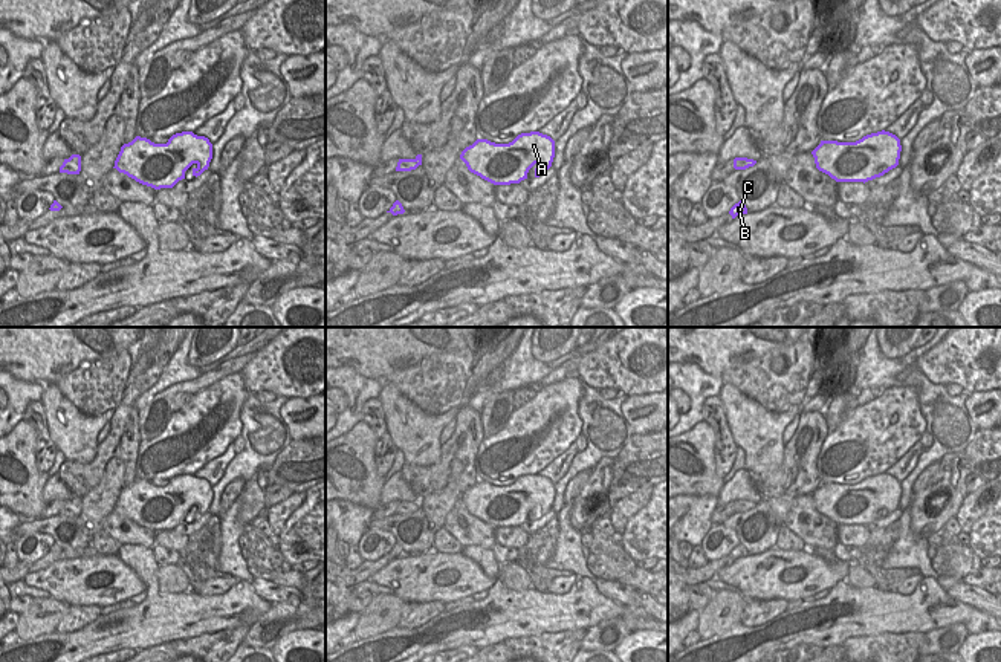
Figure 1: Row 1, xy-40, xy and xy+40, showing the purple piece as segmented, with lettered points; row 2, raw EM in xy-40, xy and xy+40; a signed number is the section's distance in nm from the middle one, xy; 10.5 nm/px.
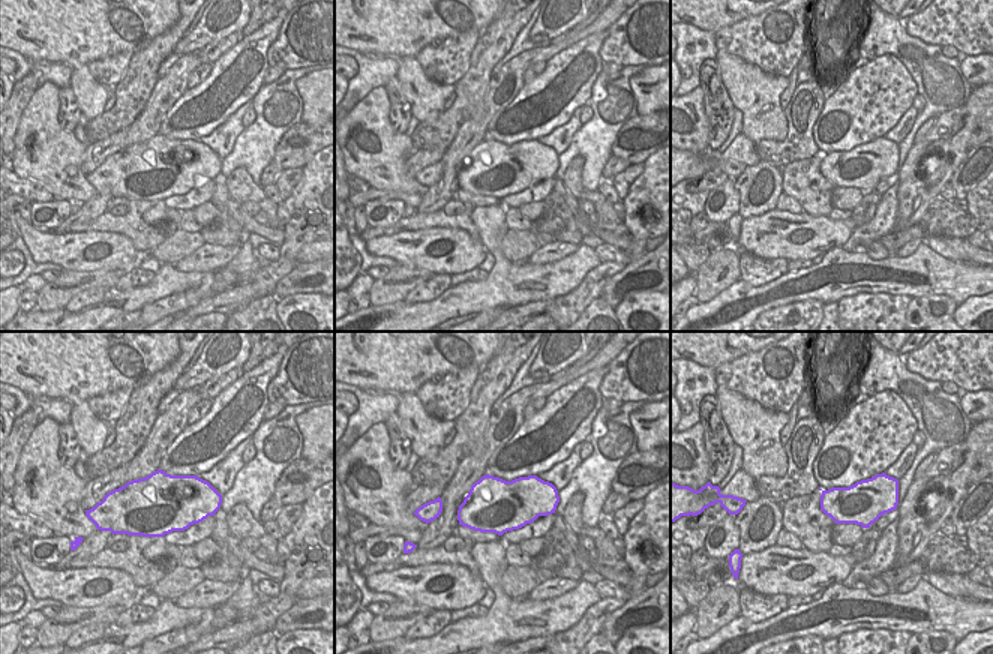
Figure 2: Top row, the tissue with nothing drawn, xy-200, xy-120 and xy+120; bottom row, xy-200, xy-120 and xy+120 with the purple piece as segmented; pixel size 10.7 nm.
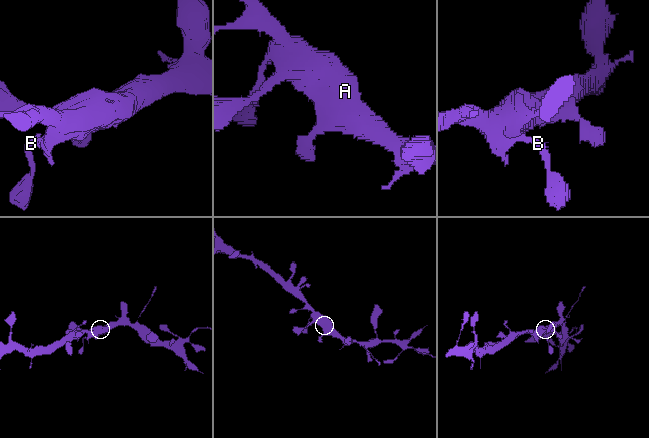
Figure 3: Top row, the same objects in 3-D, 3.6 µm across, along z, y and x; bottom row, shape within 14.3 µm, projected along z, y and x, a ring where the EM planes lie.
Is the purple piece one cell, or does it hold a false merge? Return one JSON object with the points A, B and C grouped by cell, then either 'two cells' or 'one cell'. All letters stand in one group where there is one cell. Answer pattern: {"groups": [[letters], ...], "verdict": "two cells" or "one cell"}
{"groups": [["A", "B", "C"]], "verdict": "one cell"}

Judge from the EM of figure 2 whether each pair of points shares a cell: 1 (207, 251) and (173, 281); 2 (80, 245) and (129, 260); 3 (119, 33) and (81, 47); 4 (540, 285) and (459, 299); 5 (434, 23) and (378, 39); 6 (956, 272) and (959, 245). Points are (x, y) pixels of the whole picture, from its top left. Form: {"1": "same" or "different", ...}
{"1": "different", "2": "same", "3": "same", "4": "same", "5": "same", "6": "different"}

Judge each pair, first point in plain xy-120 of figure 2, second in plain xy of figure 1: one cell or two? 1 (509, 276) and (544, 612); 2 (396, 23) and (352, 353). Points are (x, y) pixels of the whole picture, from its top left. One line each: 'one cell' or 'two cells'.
1: one cell
2: one cell

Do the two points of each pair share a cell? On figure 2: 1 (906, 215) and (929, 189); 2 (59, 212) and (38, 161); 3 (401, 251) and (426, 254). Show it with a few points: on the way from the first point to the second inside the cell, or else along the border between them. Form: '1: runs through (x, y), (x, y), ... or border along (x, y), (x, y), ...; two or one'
1: runs through (911, 209), (923, 195); one
2: border along (57, 198), (68, 201); two
3: runs through (407, 251), (420, 251); one

